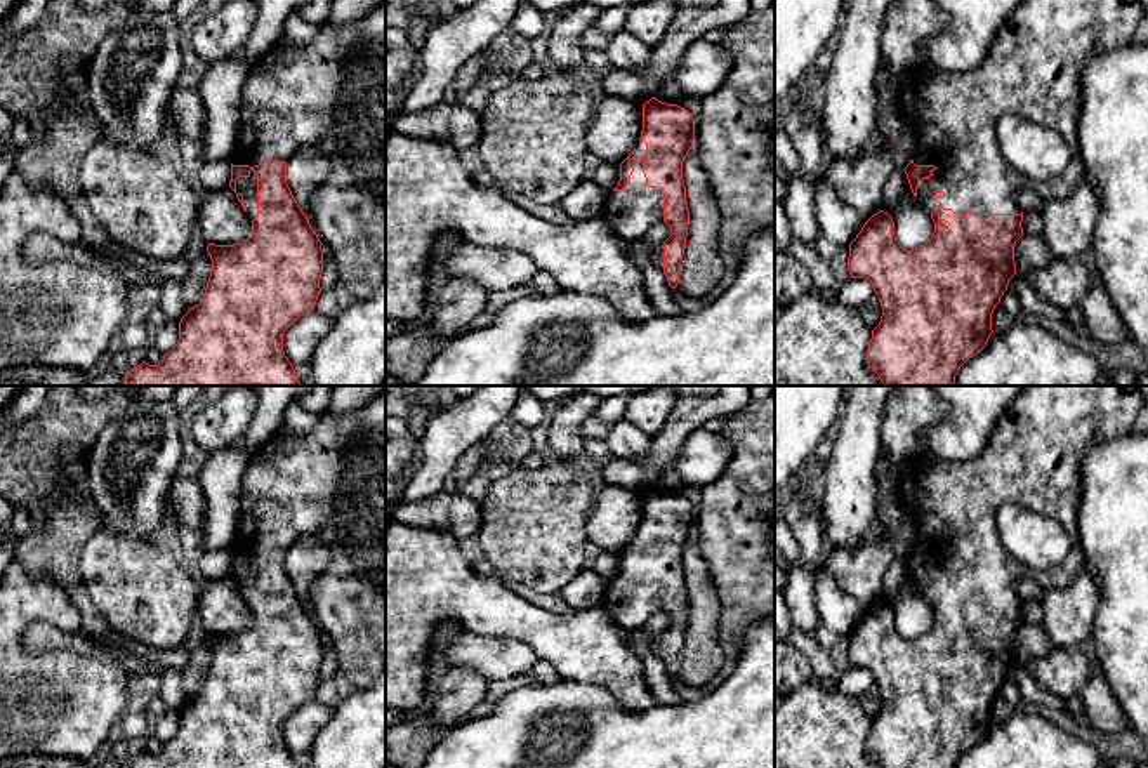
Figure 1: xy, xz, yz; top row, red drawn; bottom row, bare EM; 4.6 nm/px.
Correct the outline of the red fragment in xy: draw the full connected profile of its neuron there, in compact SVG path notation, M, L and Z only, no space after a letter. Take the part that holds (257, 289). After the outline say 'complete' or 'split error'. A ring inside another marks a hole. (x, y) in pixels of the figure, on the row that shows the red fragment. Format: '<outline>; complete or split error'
M386 2L370 14L354 23L320 26L318 35L311 42L294 42L285 35L269 49L269 52L250 66L250 73L241 89L240 99L241 132L231 162L229 188L236 193L247 215L252 219L252 236L234 245L208 243L207 252L212 259L212 269L201 302L189 308L179 321L179 341L163 354L160 365L142 361L130 368L123 386L300 386L294 365L283 351L283 335L287 328L306 313L313 311L321 292L320 280L323 273L323 250L327 245L337 262L339 281L358 299L363 301L375 294L386 281ZM304 146L323 151L330 162L330 174L313 193L309 210L304 214L287 184L287 162Z; split error

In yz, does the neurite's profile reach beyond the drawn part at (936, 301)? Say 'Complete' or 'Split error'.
Split error

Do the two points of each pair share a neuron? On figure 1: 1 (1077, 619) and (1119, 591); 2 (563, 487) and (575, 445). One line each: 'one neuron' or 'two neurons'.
1: two neurons
2: two neurons

